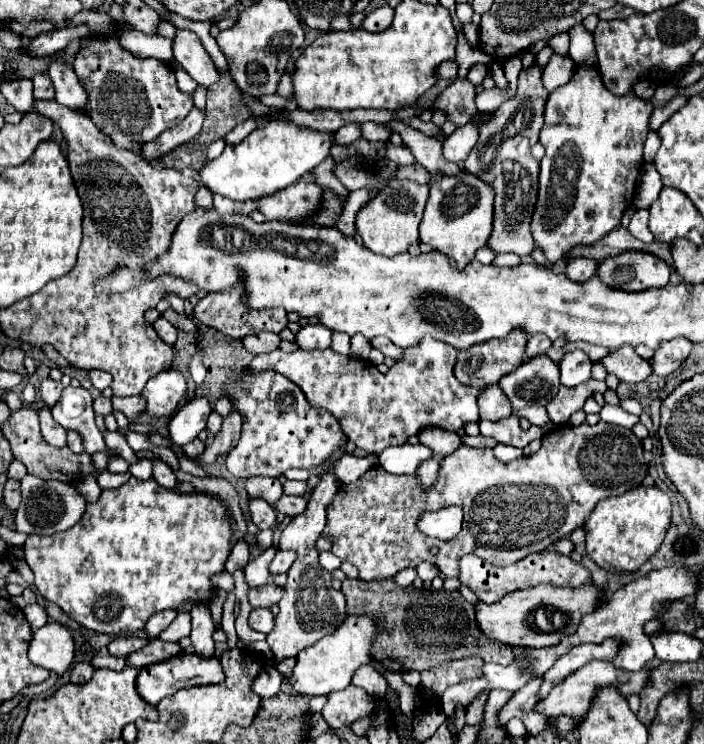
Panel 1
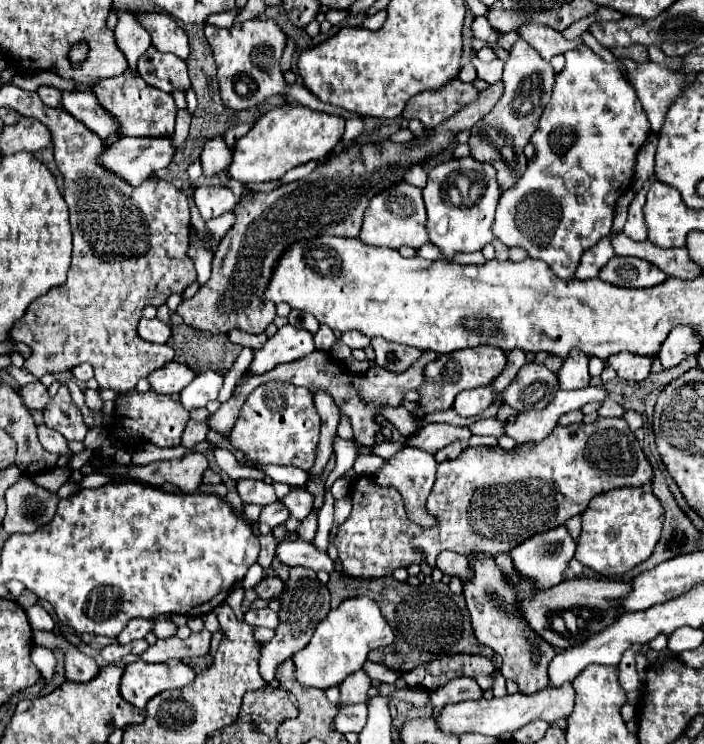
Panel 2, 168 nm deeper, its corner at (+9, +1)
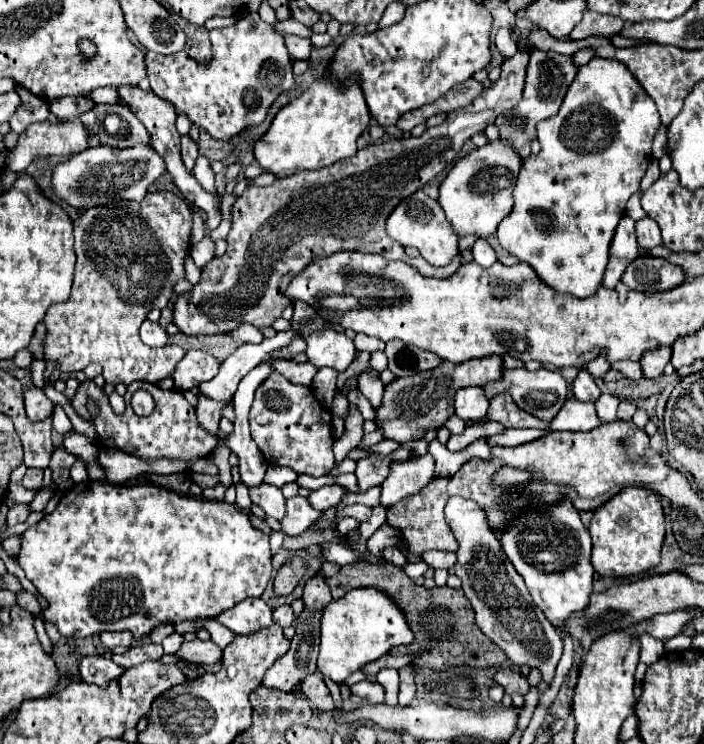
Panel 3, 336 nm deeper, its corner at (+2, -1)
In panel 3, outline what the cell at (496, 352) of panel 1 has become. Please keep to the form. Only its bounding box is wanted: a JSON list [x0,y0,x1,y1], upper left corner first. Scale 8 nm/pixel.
[375,357,501,443]

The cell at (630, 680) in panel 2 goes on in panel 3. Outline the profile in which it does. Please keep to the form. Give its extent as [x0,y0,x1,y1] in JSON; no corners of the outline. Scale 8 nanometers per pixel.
[635,633,665,683]

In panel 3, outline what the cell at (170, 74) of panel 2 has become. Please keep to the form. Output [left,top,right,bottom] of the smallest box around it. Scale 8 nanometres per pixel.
[147,13,295,141]

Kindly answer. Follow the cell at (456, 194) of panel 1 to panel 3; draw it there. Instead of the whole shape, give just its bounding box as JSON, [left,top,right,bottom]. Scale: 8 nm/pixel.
[439,139,523,239]

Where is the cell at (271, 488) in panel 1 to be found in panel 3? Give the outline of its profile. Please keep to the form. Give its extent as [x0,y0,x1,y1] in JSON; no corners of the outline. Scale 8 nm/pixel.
[249,483,285,521]

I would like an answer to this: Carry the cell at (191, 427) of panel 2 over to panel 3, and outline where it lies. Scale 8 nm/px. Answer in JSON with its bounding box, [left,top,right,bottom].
[197,393,227,433]

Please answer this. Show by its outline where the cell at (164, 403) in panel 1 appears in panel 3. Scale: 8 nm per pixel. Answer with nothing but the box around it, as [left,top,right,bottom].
[173,351,219,389]

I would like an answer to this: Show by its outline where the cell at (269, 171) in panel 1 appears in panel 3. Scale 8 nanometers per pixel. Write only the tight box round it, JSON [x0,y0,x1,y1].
[255,77,371,175]

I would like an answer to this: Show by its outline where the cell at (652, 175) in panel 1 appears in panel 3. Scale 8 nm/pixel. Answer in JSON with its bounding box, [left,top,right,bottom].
[653,123,667,159]

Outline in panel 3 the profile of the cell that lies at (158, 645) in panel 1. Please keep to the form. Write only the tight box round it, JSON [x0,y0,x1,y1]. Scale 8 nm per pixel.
[177,641,223,665]

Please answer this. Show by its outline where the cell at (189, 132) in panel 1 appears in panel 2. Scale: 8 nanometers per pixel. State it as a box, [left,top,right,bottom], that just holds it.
[102,137,174,187]

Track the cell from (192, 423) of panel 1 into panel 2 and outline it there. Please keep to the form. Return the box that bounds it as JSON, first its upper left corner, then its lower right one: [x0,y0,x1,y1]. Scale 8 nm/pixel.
[180,371,224,411]

